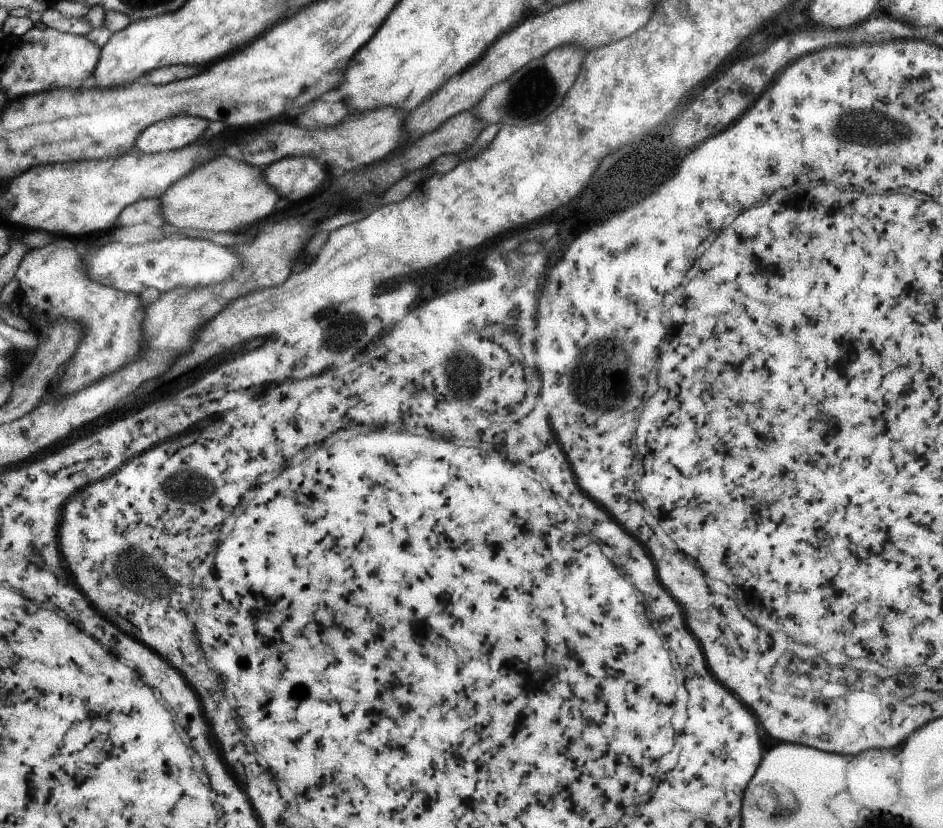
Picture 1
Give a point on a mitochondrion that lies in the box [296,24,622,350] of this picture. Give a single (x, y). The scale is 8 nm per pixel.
(534, 93)

